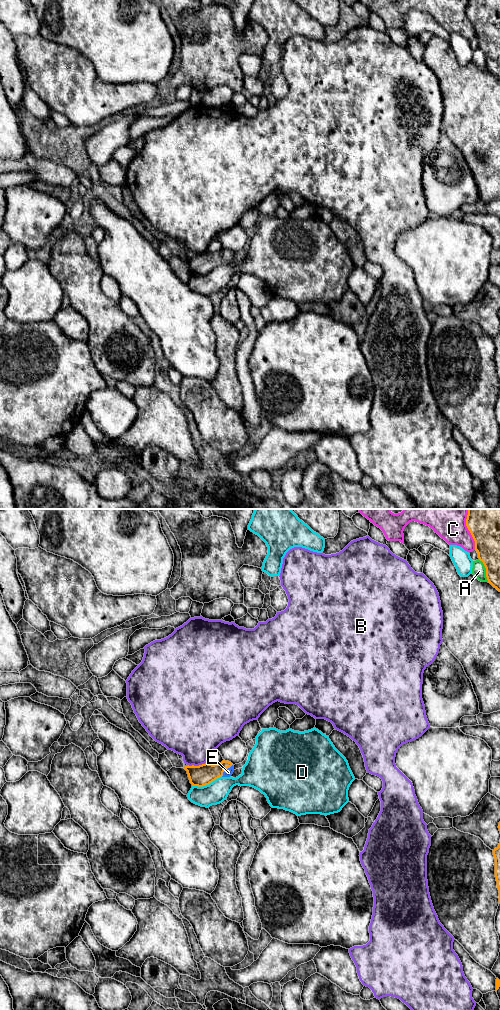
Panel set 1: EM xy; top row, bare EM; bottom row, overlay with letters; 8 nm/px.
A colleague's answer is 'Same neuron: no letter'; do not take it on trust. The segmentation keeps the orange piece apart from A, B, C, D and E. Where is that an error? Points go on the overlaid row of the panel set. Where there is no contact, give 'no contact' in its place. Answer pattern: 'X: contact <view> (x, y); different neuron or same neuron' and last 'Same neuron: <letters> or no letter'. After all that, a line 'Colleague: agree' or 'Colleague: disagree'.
A: contact xy (486, 570); different neuron
B: contact xy (197, 766); different neuron
C: contact xy (468, 529); different neuron
D: contact xy (206, 784); different neuron
E: contact xy (225, 768); same neuron
Same neuron: E
Colleague: disagree

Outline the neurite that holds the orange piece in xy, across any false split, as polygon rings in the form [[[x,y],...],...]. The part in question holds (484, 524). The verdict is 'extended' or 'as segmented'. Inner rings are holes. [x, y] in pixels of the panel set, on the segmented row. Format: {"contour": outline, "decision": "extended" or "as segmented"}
{"contour": [[[468,509],[466,526],[486,568],[488,583],[500,592],[500,509]]], "decision": "as segmented"}

